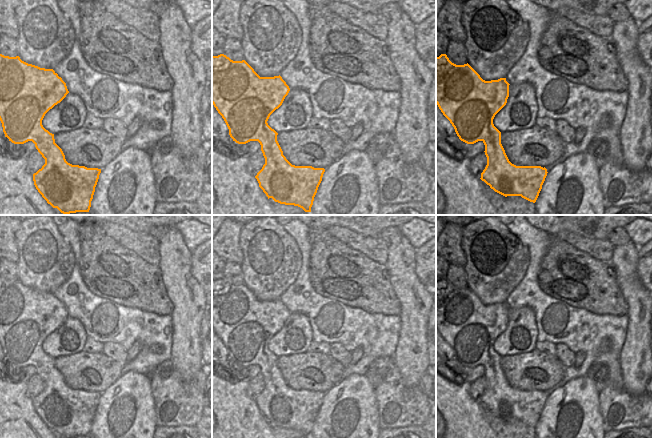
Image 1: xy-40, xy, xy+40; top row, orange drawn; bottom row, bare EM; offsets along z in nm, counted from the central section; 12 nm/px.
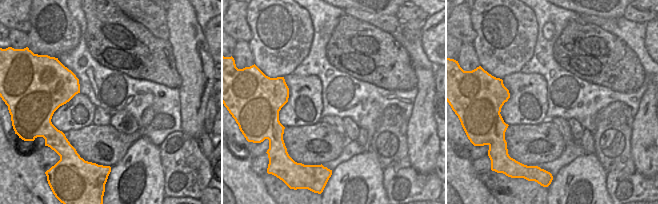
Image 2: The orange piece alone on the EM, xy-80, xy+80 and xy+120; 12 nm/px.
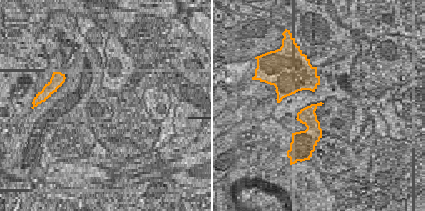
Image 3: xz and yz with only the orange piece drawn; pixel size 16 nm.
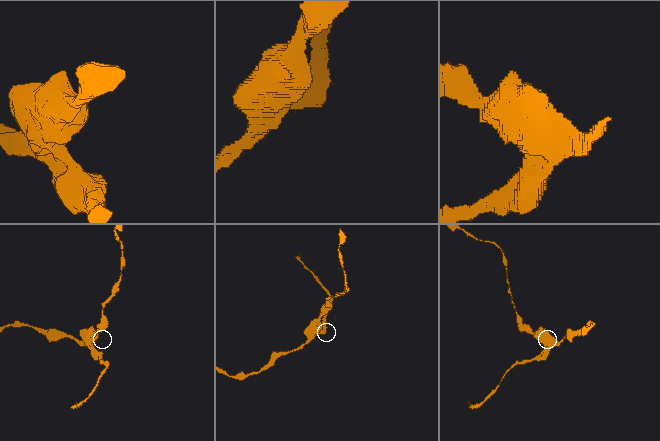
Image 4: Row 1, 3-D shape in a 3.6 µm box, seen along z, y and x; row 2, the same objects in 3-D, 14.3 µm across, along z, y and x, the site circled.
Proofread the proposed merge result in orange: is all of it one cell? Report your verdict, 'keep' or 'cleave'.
keep

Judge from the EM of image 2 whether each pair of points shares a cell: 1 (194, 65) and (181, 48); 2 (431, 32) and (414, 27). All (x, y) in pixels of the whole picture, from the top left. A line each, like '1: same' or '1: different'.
1: same
2: different

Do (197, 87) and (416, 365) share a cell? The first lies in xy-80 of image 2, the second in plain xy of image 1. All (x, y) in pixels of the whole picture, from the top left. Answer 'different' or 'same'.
same

